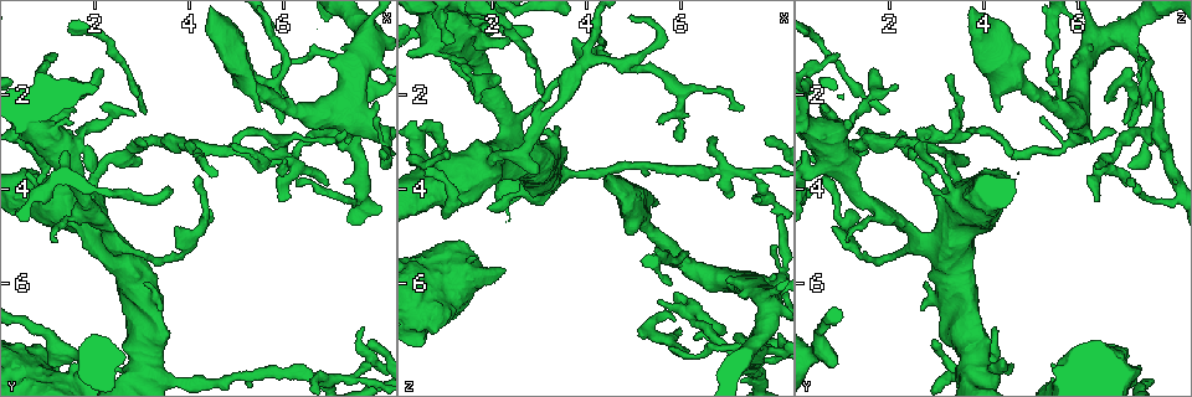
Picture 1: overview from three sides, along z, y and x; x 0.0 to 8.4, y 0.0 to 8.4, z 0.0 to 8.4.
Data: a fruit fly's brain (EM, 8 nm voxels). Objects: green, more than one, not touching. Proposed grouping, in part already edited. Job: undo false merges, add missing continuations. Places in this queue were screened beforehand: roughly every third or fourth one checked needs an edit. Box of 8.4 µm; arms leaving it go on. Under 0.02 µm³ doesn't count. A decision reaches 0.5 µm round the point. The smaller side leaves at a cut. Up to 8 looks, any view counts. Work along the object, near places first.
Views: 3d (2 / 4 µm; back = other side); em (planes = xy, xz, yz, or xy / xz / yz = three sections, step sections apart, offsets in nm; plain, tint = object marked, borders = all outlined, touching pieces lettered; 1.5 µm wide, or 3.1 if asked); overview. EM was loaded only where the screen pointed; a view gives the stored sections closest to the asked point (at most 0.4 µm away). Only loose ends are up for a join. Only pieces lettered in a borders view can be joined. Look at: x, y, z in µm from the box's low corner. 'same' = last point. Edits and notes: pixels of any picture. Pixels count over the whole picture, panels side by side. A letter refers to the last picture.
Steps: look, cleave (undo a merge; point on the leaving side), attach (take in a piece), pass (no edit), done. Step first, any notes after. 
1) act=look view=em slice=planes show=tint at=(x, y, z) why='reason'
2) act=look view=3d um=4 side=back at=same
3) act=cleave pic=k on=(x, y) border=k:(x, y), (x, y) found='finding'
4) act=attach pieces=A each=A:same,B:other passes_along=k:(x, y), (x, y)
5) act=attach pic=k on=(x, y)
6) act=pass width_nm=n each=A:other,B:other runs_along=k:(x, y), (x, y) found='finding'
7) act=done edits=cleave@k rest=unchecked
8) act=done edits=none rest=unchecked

act=look view=em um=3.1 slice=yz step=16 show=borders at=(2.60, 3.30, 3.30) why='branch point'

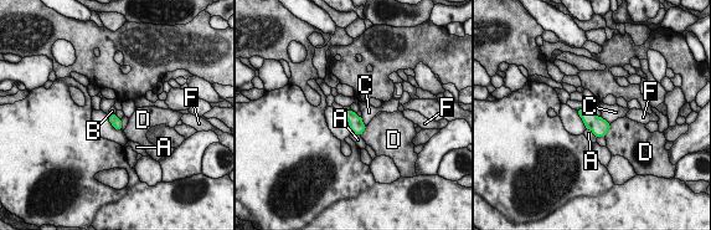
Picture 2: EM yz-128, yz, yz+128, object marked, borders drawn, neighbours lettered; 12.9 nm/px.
act=pass longest_contact=A:200nm each=A:other,B:other,C:other,D:other,F:other border=2:(120, 119), (122, 129) found='one neuron here'

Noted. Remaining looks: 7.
act=look view=3d um=4 at=(2.10, 1.45, 1.60) why='branch stops here'

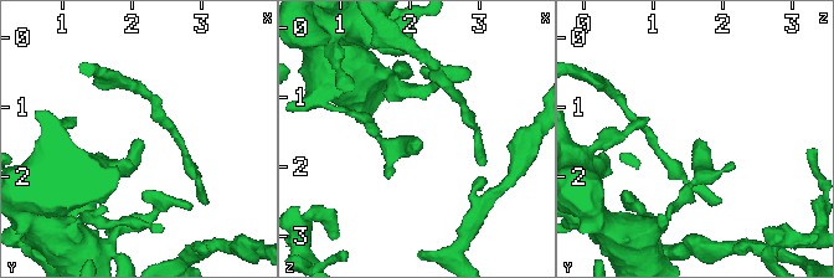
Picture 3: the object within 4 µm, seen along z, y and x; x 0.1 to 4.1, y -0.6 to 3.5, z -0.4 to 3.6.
act=look view=em slice=xy step=8 show=tint at=(2.05, 1.45, 1.60) why='need the tissue'

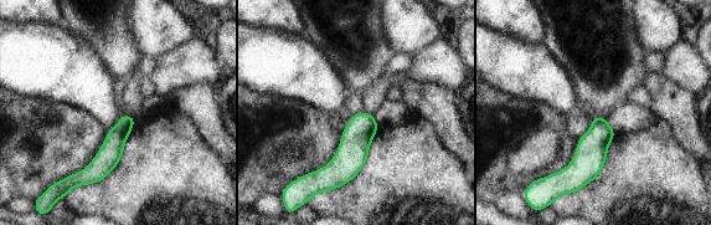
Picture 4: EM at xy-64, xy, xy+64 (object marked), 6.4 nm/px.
act=look view=em slice=planes show=borders at=same

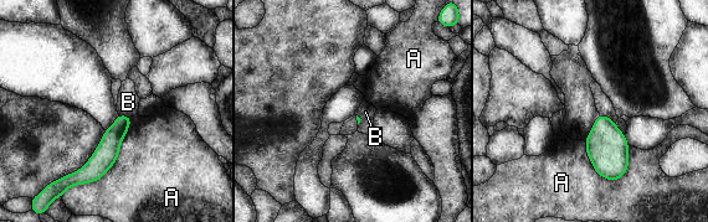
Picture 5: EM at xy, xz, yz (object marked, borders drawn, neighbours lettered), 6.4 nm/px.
act=pass each=A:other,B:other border=5:(118, 113), (129, 117) found='no lettered piece goes on from it'

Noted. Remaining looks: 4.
act=look view=em slice=xy step=8 show=borders at=(1.05, 1.60, 3.35) why='an open end'

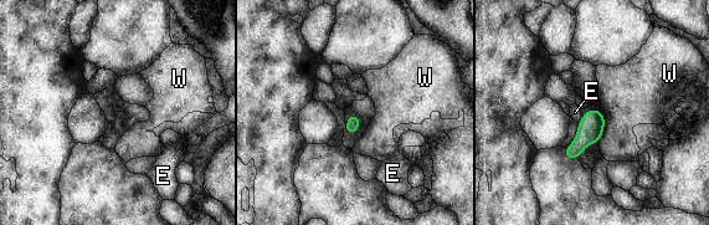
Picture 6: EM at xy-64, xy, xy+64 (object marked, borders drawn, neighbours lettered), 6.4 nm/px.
act=pass each=E:other,W:other border=6:(601, 111), (604, 129), (597, 143) found='no lettered piece goes on from it'

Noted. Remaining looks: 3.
act=done edits=none rest=unchecked

